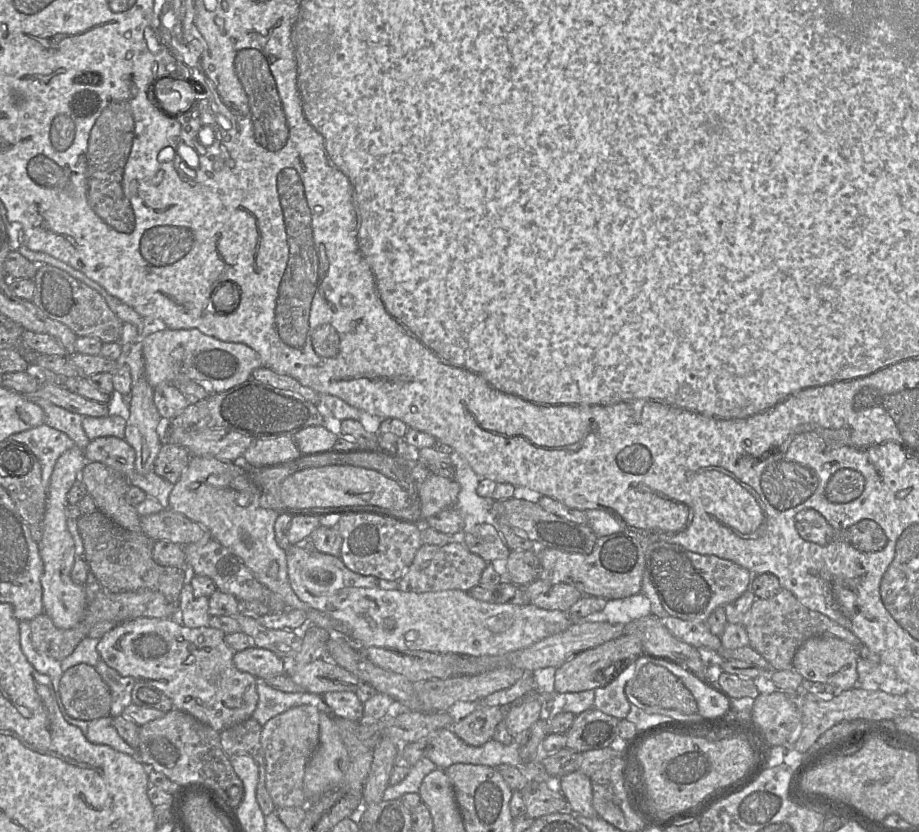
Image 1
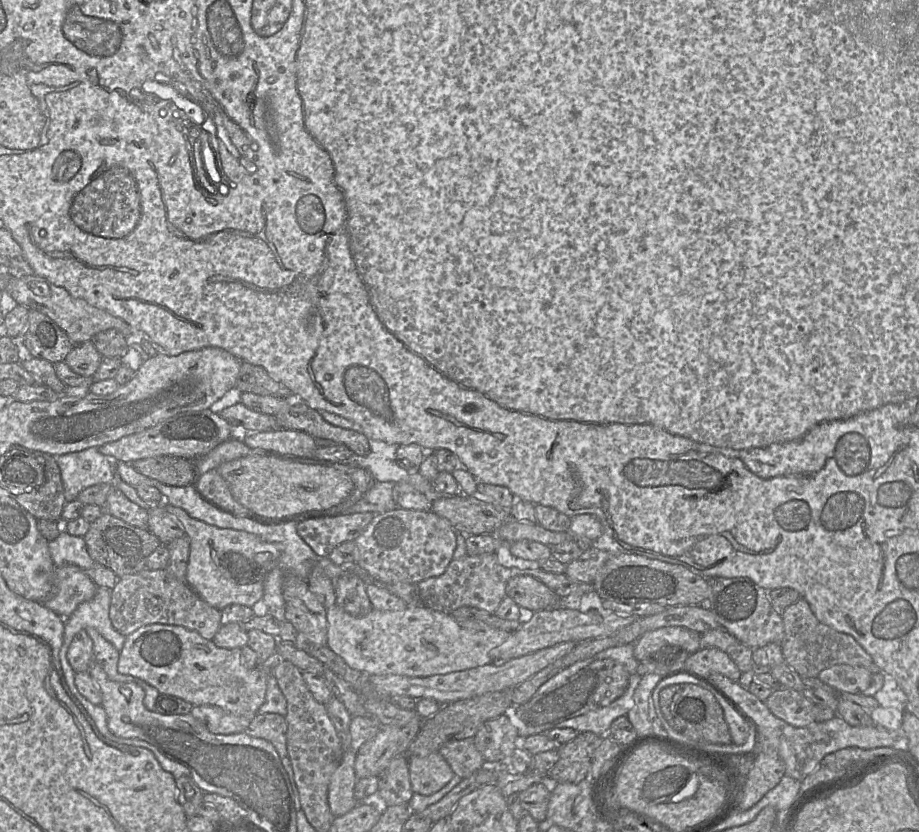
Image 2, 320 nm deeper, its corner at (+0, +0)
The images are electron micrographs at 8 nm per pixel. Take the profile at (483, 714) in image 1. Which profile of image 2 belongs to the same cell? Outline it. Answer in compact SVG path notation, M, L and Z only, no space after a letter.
M615 660L595 661L568 678L559 687L544 693L536 691L529 700L520 704L512 703L503 715L517 729L520 738L541 733L545 735L557 724L608 706L621 697L628 686L629 676L626 669Z

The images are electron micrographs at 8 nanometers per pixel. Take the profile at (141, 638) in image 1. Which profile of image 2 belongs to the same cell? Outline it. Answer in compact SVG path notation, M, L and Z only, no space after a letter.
M149 624L126 636L117 670L144 680L163 695L180 697L194 706L216 705L244 716L258 713L266 698L268 678L280 658L275 652L263 664L249 669L243 664L240 648L220 648L183 626Z

